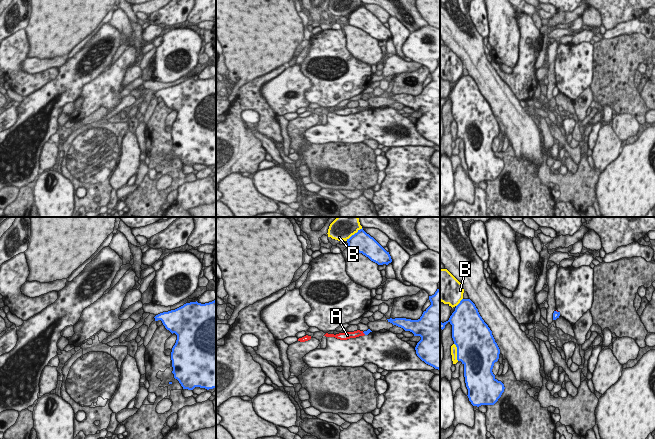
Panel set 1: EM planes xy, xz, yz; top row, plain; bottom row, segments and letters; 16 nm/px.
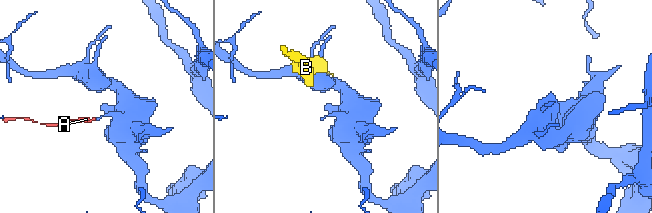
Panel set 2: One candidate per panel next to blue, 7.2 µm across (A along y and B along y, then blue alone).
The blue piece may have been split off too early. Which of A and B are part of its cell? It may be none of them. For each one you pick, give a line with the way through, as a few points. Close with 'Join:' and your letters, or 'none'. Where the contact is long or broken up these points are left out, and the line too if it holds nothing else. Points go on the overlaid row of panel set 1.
A: across xz (368, 331), (364, 333), (357, 333)
Join: A

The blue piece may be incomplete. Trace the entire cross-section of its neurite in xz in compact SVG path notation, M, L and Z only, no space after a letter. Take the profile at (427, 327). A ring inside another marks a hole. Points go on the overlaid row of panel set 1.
M440 289L429 296L431 305L418 320L406 318L387 319L388 322L420 336L415 350L426 364L440 370Z

